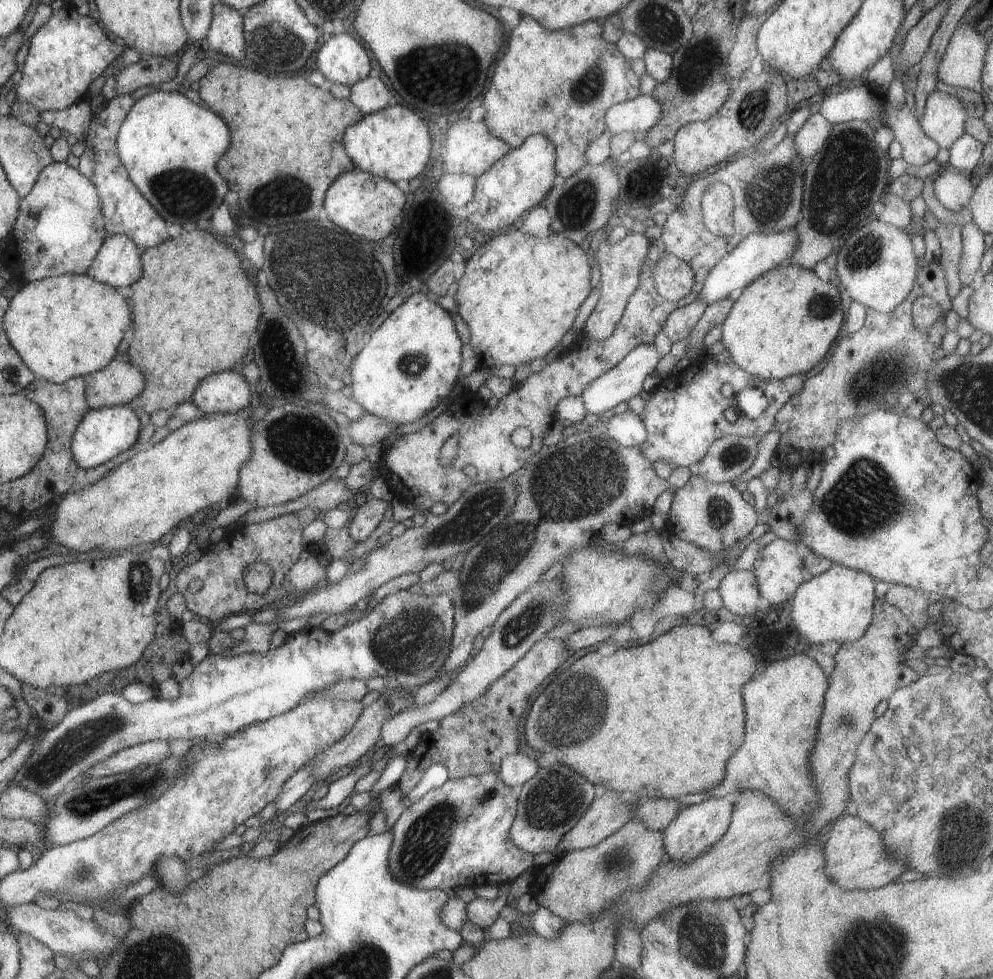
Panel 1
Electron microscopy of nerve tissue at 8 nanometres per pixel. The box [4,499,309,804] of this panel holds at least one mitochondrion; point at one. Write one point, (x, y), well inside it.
(76, 746)

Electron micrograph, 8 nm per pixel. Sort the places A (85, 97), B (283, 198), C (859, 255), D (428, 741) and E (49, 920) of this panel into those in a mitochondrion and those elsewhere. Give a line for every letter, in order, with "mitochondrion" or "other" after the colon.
A: other
B: mitochondrion
C: mitochondrion
D: other
E: other

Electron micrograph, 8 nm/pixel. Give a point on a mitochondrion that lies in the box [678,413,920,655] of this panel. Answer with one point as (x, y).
(840, 503)

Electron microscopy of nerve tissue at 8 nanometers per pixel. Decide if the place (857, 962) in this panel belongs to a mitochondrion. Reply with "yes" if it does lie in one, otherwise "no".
yes

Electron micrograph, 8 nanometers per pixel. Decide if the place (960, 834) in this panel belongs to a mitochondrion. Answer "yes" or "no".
yes

